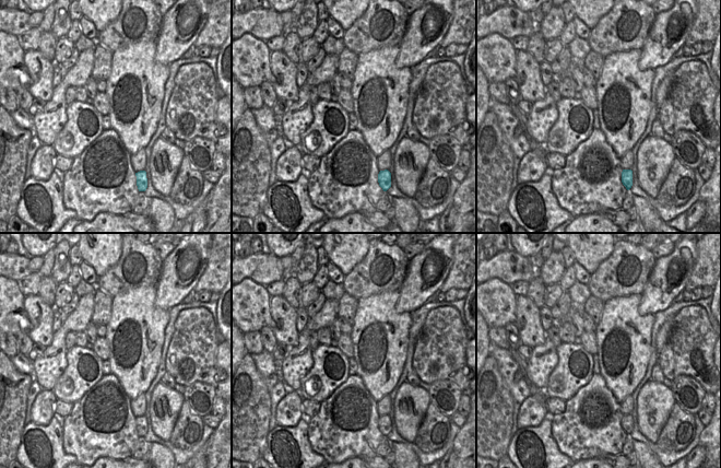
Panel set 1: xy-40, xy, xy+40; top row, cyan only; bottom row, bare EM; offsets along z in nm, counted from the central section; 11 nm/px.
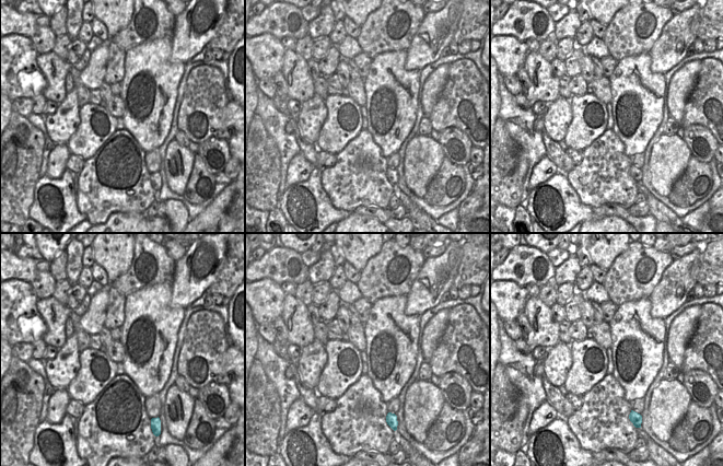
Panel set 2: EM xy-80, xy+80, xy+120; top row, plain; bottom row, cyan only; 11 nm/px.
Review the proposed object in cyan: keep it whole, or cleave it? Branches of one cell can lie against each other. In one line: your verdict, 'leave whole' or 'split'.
leave whole

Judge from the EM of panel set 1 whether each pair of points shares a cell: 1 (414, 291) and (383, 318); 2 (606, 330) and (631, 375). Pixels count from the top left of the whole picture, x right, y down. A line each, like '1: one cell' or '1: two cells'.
1: two cells
2: one cell

